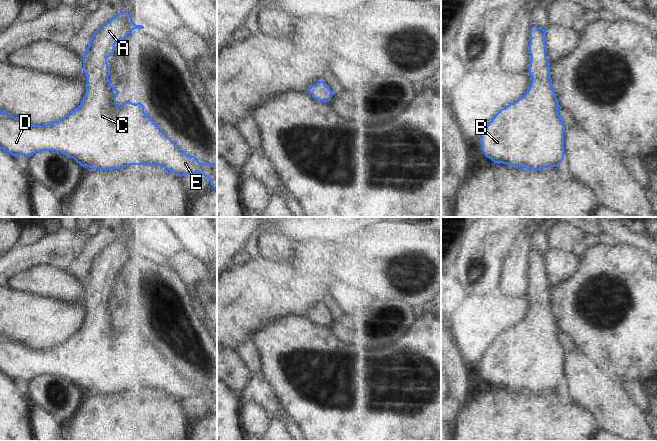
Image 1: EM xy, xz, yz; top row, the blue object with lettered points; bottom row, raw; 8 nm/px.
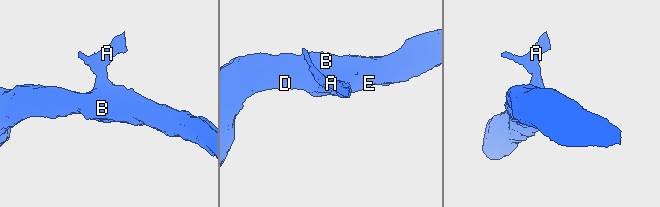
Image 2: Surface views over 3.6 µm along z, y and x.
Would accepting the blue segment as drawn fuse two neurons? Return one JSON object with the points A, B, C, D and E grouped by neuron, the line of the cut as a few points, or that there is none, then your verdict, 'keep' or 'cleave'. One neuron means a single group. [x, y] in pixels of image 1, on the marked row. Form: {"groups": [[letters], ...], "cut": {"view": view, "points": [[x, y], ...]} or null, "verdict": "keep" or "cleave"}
{"groups": [["A", "B", "C", "D", "E"]], "cut": null, "verdict": "keep"}

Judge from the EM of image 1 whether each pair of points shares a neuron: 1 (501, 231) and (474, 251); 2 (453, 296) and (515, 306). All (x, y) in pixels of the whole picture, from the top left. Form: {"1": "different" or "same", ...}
{"1": "same", "2": "different"}

